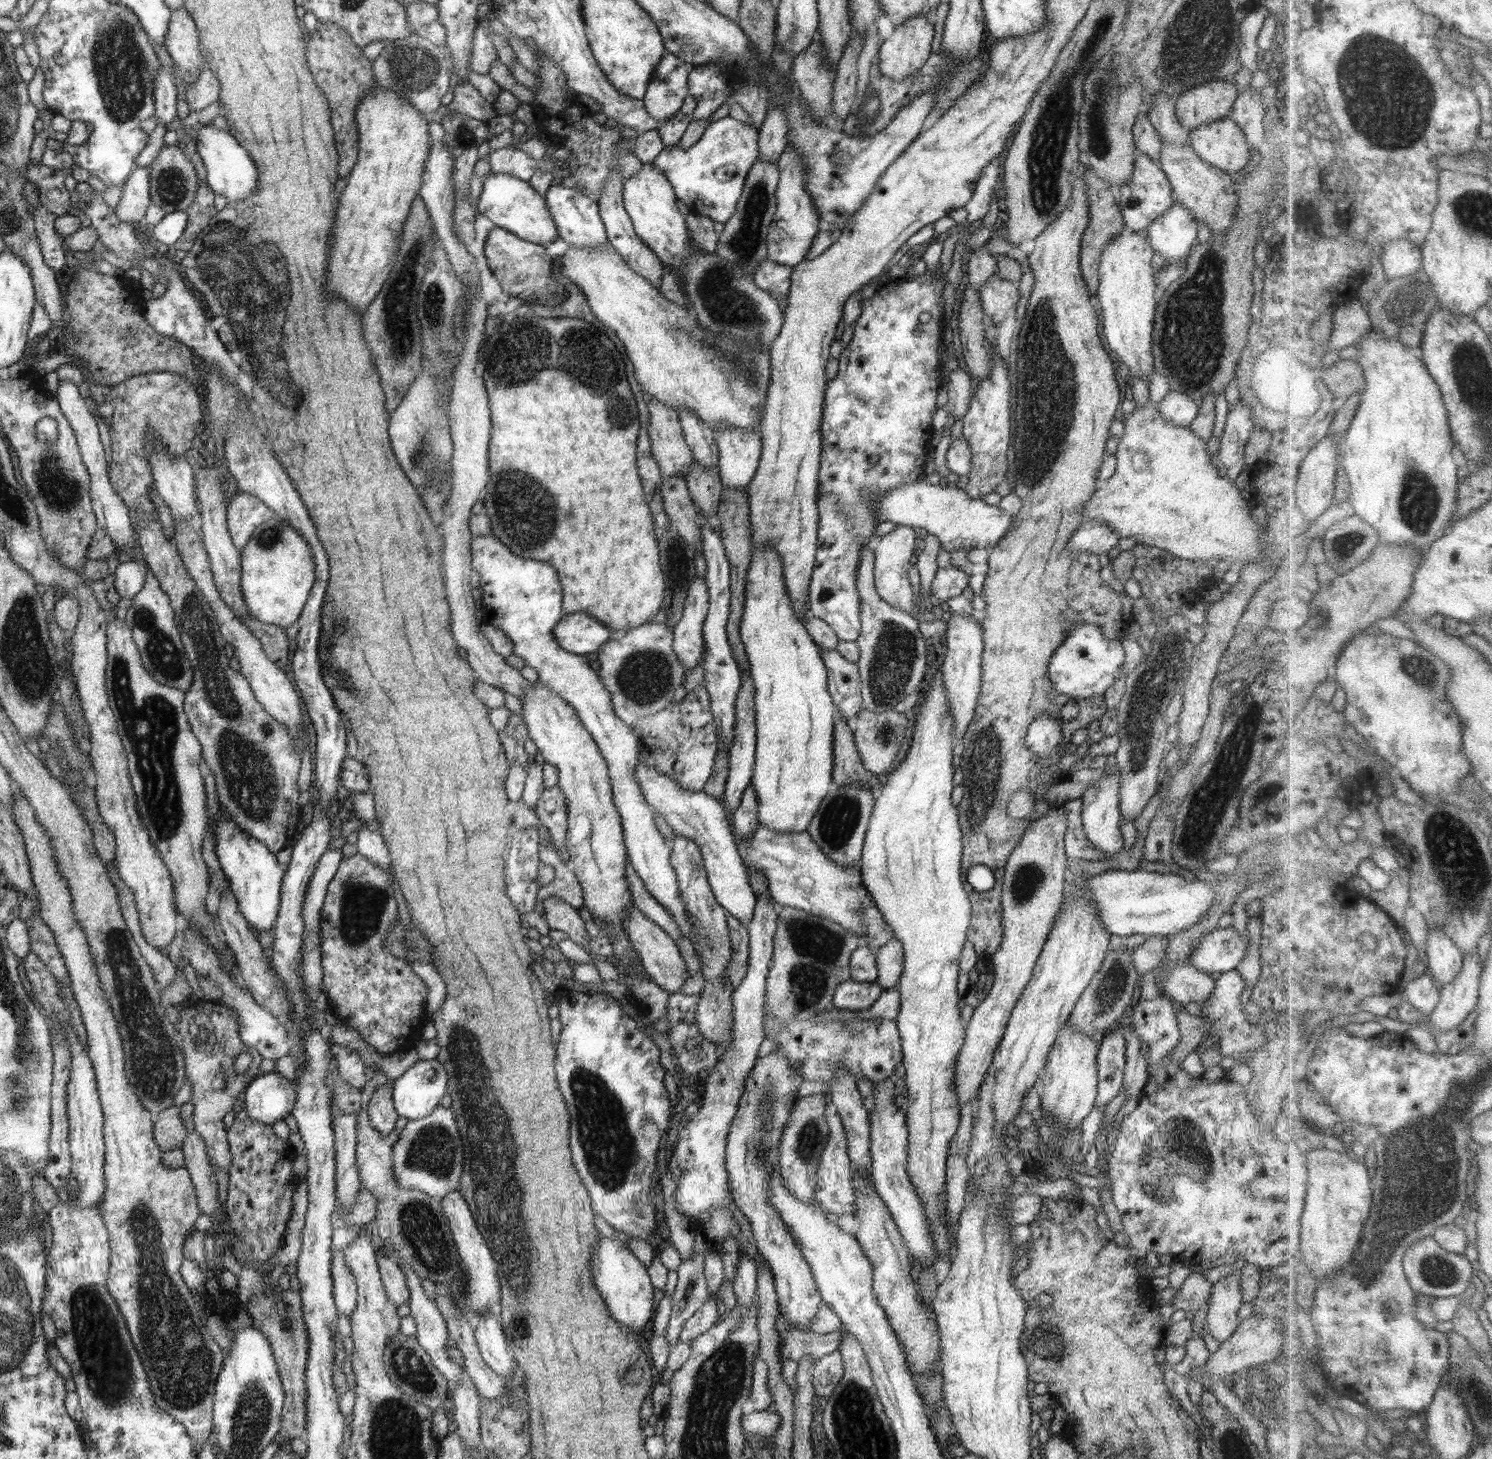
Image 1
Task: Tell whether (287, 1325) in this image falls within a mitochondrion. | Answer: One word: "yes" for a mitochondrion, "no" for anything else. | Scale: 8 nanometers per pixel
no

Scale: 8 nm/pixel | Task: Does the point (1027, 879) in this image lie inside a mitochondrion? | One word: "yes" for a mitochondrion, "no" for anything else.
yes

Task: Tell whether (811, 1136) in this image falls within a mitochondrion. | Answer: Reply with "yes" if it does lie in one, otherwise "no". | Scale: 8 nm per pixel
yes

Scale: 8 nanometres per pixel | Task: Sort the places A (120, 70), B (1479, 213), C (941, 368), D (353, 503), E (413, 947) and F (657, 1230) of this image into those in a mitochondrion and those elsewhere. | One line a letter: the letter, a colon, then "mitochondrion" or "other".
A: mitochondrion
B: mitochondrion
C: other
D: other
E: mitochondrion
F: other

